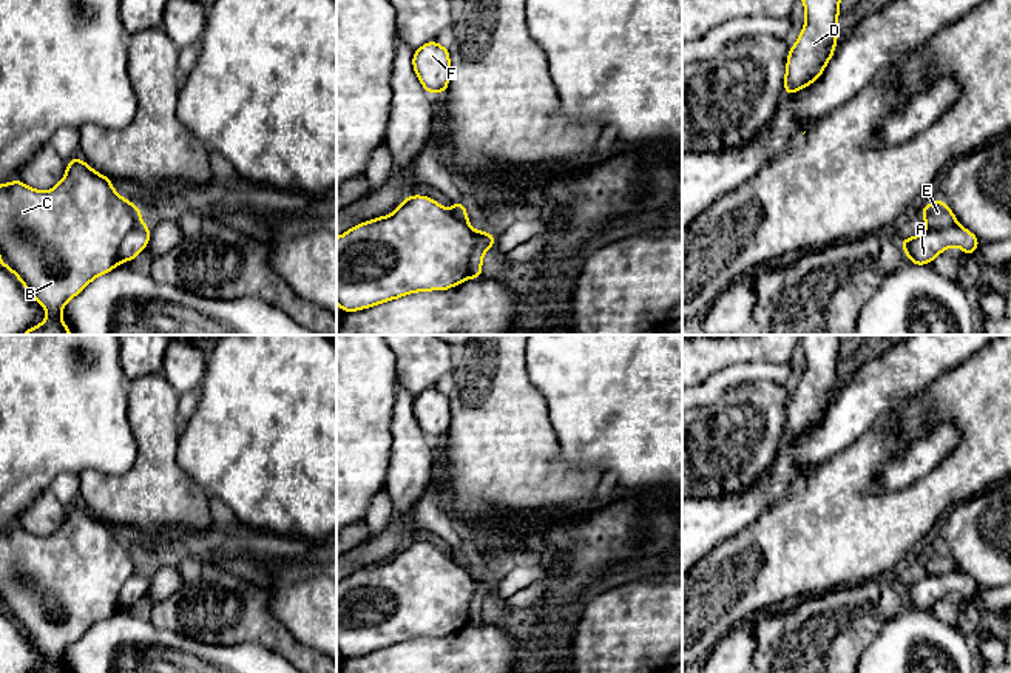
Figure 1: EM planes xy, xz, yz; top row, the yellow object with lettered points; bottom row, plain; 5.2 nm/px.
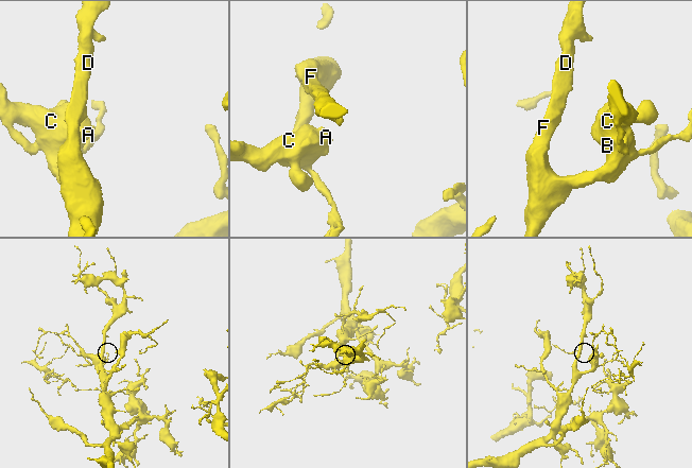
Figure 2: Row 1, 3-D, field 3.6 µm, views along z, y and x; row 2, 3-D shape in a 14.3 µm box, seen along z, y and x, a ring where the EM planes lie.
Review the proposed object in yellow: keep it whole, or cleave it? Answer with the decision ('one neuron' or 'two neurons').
two neurons

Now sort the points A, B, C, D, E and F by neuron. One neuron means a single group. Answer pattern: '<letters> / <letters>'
A / B C D E F

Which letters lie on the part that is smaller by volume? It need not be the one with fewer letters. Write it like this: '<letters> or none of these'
A

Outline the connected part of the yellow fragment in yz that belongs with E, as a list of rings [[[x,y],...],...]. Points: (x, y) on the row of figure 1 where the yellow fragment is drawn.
[[[938,198],[926,207],[921,207],[926,230],[945,230],[959,225],[952,210]]]

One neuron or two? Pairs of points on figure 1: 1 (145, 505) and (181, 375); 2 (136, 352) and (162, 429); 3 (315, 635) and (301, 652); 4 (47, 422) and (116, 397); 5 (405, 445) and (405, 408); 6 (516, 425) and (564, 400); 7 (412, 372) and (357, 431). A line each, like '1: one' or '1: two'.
1: two
2: two
3: two
4: one
5: one
6: two
7: two

